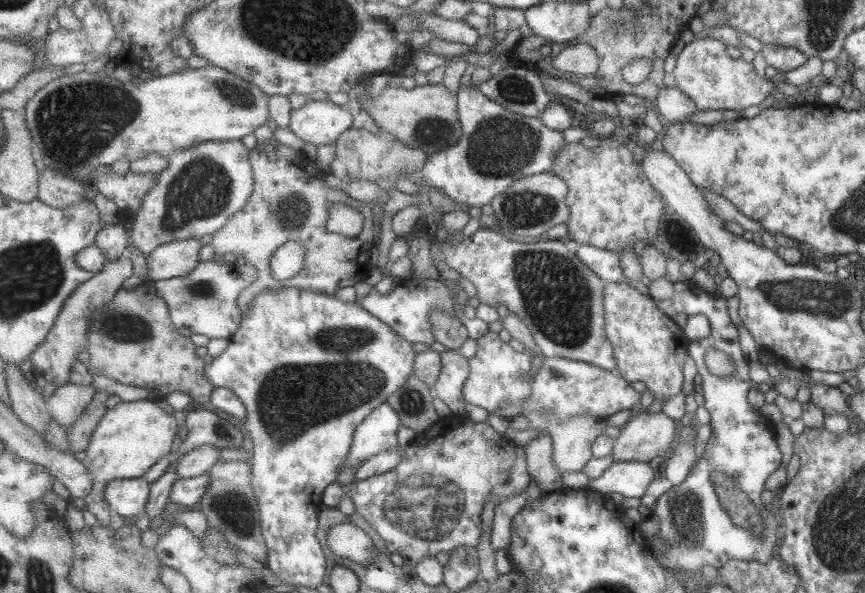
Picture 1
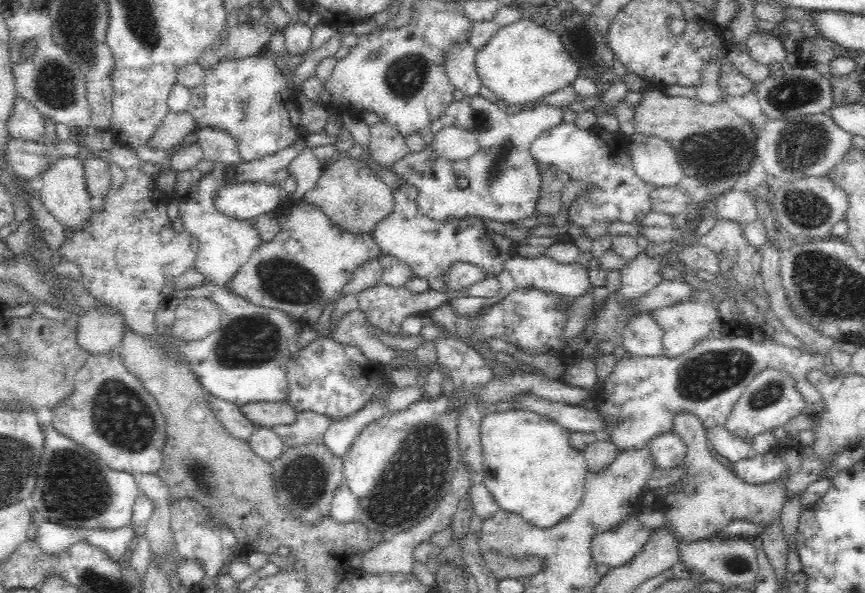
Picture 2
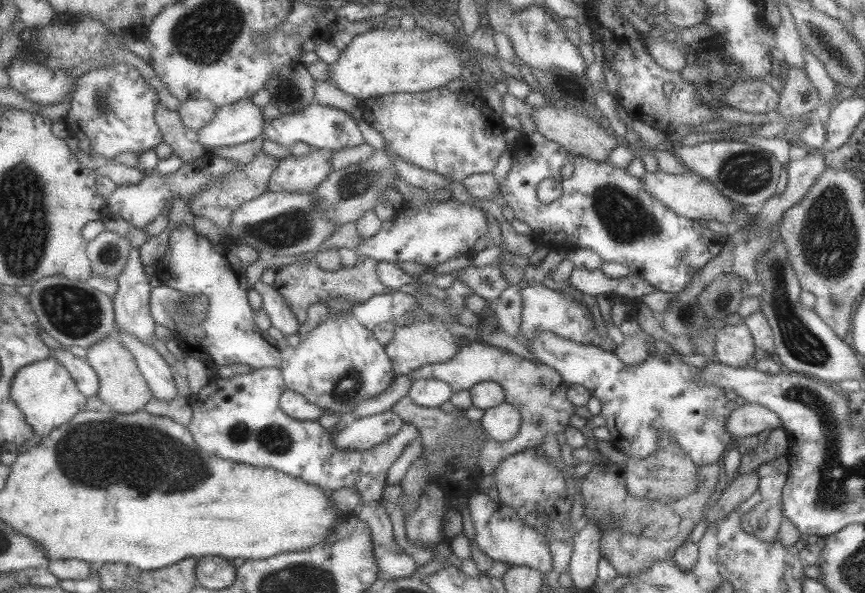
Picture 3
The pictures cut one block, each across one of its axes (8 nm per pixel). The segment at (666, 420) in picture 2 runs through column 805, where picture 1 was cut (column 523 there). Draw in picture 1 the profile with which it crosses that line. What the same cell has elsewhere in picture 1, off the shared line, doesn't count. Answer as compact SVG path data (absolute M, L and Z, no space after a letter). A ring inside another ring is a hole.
M488 331L478 338L479 351L470 359L470 376L464 386L466 402L483 407L495 416L512 417L524 414L524 403L533 391L535 369L529 350L517 352L511 344L501 340L497 332Z

